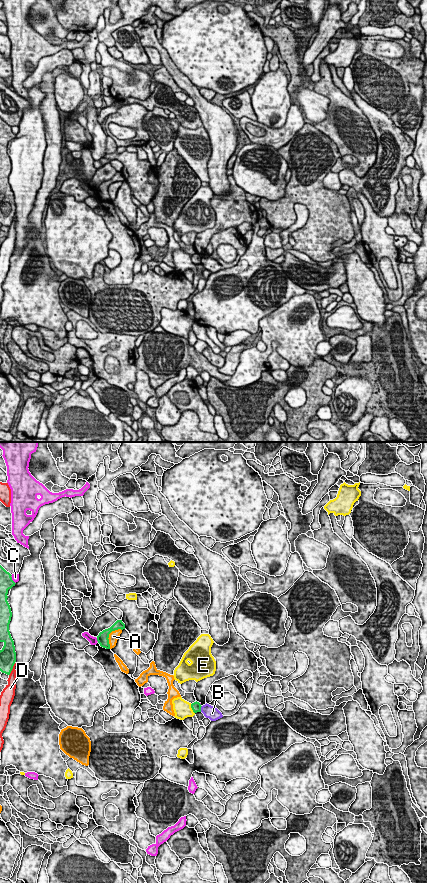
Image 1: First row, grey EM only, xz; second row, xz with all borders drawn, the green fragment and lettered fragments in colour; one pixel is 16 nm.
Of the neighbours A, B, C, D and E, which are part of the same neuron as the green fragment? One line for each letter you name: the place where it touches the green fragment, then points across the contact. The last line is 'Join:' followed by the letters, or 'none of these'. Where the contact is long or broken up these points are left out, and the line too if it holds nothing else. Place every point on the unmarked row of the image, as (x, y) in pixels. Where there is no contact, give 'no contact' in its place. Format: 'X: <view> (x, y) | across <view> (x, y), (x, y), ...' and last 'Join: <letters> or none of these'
Join: none of these

